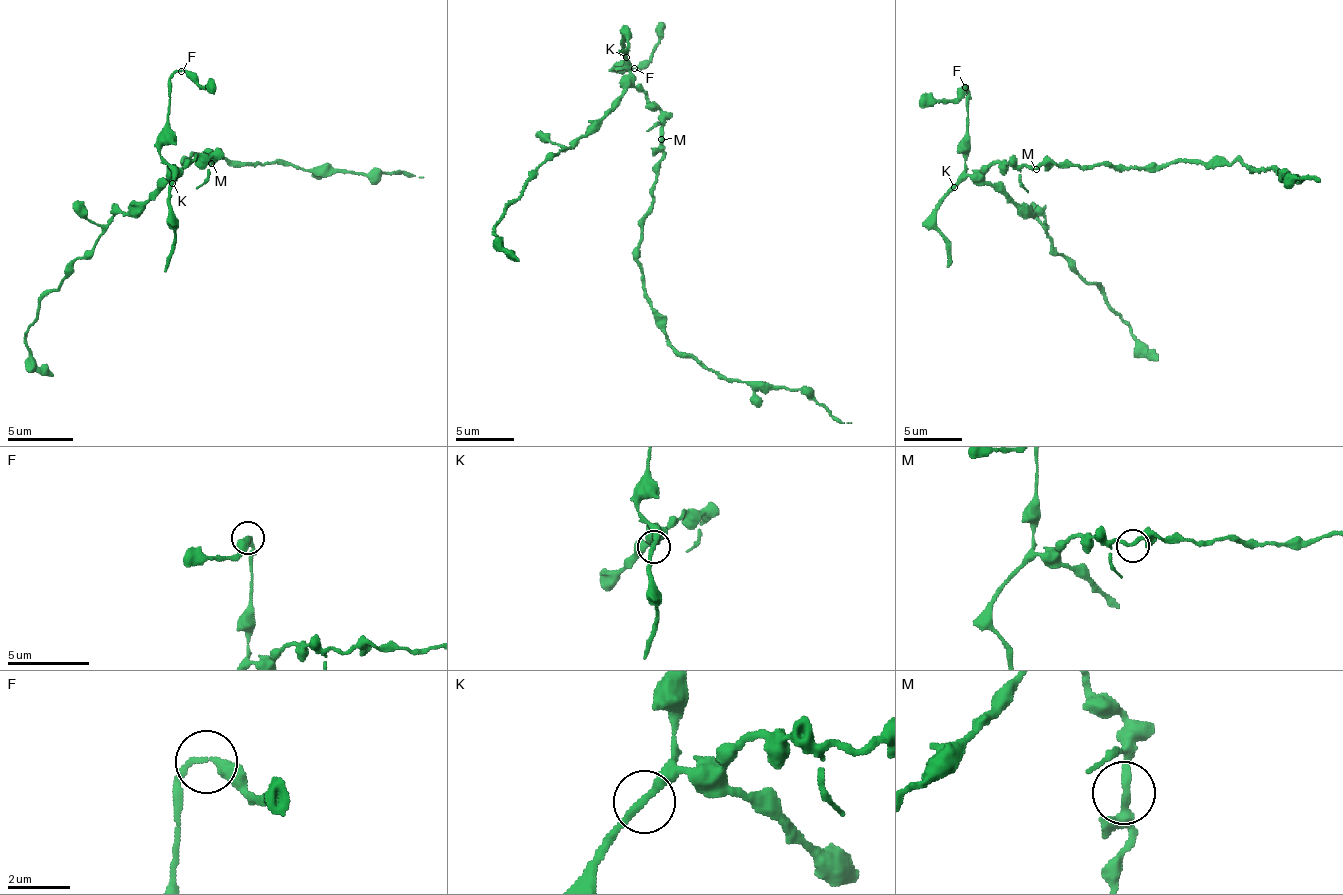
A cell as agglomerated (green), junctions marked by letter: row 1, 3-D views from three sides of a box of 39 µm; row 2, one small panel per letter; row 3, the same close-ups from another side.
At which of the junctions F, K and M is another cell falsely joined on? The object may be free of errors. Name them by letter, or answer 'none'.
none

